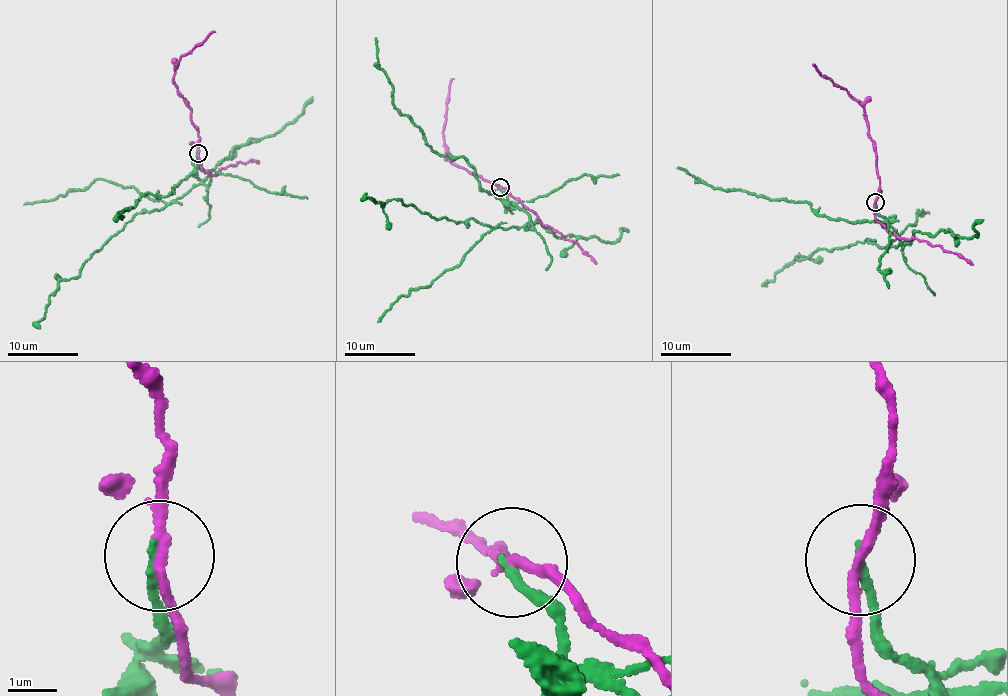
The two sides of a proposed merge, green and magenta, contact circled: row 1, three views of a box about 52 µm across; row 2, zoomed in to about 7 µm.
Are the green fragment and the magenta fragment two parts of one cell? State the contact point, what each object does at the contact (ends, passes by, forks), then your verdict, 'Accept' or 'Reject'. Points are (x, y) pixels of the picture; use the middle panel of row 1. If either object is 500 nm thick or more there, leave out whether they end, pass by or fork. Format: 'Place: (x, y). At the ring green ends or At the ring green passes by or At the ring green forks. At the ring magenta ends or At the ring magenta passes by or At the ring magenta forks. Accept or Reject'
Place: (500, 187). At the ring green ends. At the ring magenta passes by. Reject

